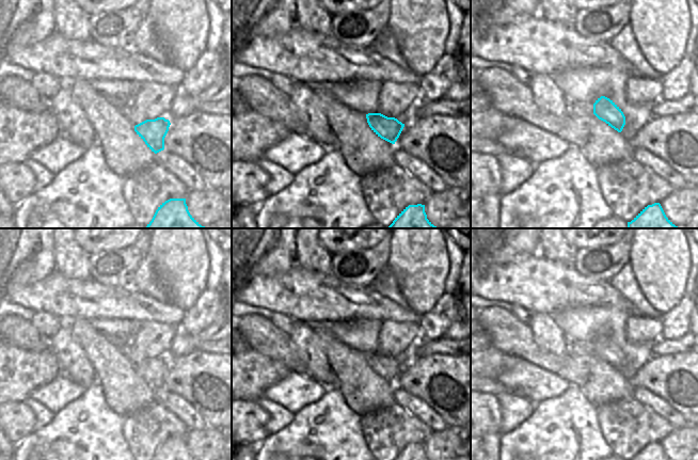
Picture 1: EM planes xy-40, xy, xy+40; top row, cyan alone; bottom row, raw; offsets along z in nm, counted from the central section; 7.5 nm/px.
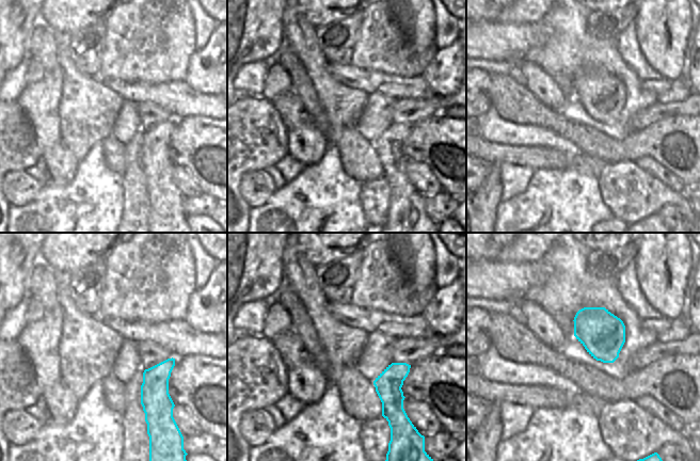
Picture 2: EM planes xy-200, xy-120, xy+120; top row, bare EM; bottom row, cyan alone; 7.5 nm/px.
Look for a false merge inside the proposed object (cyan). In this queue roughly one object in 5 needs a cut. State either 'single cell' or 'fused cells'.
single cell

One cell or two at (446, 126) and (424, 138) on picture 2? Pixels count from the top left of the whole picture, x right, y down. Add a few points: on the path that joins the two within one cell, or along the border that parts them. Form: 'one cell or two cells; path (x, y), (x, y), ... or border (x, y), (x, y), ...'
one cell; path (441, 131), (434, 138), (429, 138)

